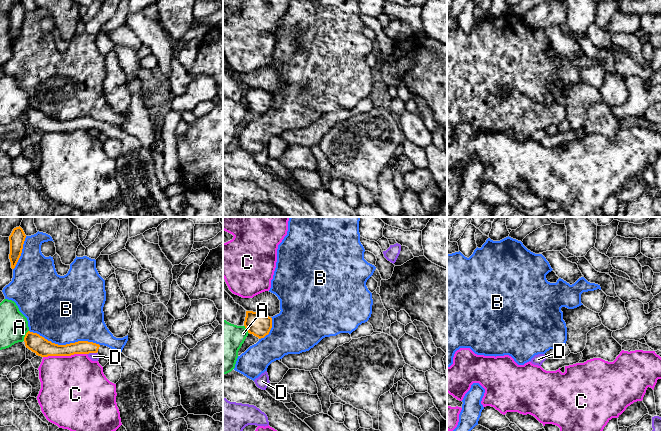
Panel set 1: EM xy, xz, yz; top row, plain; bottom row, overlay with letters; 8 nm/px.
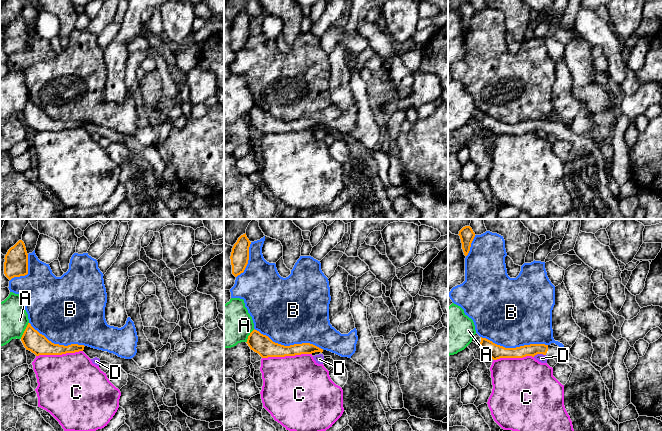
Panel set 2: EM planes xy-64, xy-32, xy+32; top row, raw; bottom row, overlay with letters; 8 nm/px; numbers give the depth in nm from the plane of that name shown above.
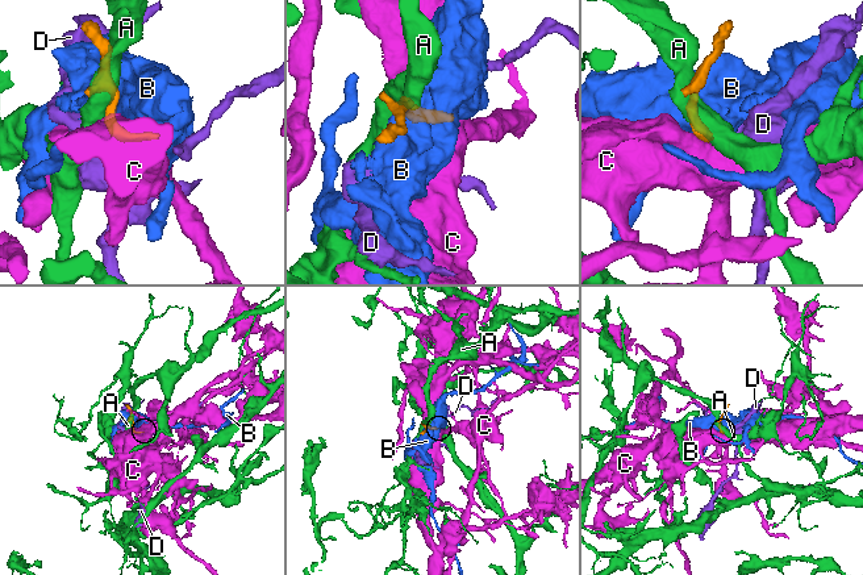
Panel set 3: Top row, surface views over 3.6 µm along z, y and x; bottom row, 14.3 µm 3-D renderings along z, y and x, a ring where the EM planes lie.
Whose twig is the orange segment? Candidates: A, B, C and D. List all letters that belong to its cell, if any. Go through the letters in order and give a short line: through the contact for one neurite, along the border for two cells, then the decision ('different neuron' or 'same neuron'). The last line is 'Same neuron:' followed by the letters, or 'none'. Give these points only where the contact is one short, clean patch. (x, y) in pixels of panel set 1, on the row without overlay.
A: different neuron
B: different neuron
C: line xy (86, 129), (48, 131), (43, 133); different neuron
D: line xy (96, 128), (87, 130); different neuron
Same neuron: none

